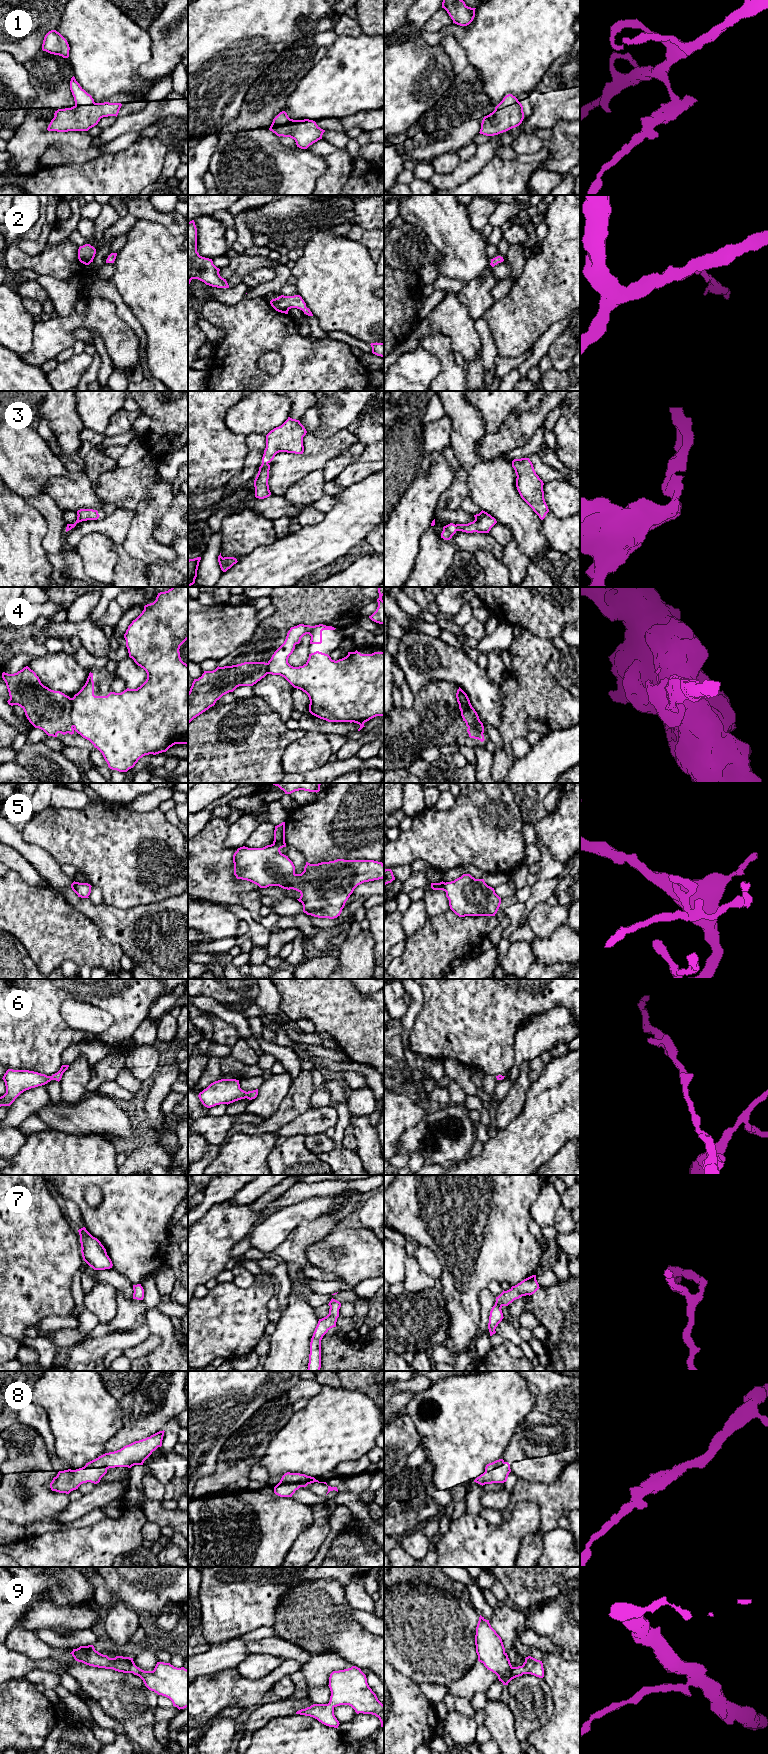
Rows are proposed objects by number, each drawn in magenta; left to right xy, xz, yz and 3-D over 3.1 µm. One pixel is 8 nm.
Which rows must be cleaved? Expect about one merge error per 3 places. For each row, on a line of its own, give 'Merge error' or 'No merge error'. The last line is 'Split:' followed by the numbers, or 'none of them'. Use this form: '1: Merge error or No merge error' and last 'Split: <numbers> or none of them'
1: Merge error
2: No merge error
3: No merge error
4: Merge error
5: No merge error
6: No merge error
7: No merge error
8: No merge error
9: No merge error
Split: 1, 4

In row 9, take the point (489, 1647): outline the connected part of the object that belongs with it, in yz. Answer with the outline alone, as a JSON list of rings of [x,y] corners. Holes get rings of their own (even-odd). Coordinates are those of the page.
[[[480,1615],[475,1635],[478,1661],[498,1676],[503,1685],[523,1674],[544,1677],[543,1663],[531,1656],[525,1658],[522,1666],[513,1667],[510,1663],[501,1637],[491,1627],[489,1620]]]

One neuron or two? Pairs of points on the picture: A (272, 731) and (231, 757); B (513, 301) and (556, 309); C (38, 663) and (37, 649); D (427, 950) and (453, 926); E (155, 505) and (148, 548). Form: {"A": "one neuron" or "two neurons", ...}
{"A": "one neuron", "B": "one neuron", "C": "two neurons", "D": "one neuron", "E": "one neuron"}

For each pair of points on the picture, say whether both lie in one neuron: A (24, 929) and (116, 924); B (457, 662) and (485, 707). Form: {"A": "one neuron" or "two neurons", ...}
{"A": "two neurons", "B": "one neuron"}

